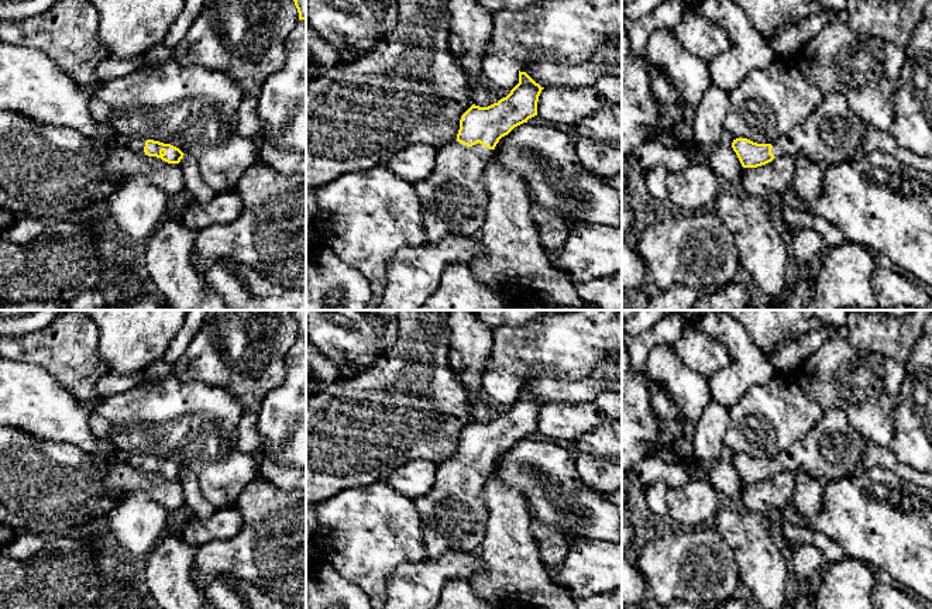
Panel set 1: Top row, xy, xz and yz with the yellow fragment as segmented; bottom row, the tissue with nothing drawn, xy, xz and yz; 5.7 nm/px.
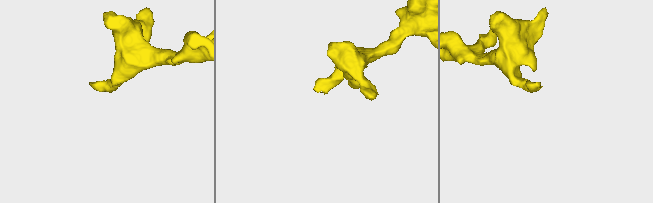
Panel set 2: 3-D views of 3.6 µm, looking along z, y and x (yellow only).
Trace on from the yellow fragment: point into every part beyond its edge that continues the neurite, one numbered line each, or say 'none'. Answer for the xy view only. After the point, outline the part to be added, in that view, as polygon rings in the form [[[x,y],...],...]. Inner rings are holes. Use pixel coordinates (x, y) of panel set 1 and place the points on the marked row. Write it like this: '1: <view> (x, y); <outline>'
1: xy (137, 144); [[[128,137],[123,142],[128,148],[131,148],[133,151],[135,151],[138,155],[145,155],[145,152],[144,152],[145,141],[147,140],[142,138],[142,137]]]

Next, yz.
1: yz (831, 136); [[[840,93],[823,94],[814,114],[771,142],[771,154],[795,158],[790,189],[811,200],[832,165],[856,159],[866,128]]]

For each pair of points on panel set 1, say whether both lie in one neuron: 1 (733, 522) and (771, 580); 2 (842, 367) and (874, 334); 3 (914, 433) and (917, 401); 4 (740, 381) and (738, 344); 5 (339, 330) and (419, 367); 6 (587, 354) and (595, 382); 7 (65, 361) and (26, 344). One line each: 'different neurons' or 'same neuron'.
1: same neuron
2: different neurons
3: same neuron
4: same neuron
5: different neurons
6: different neurons
7: same neuron

